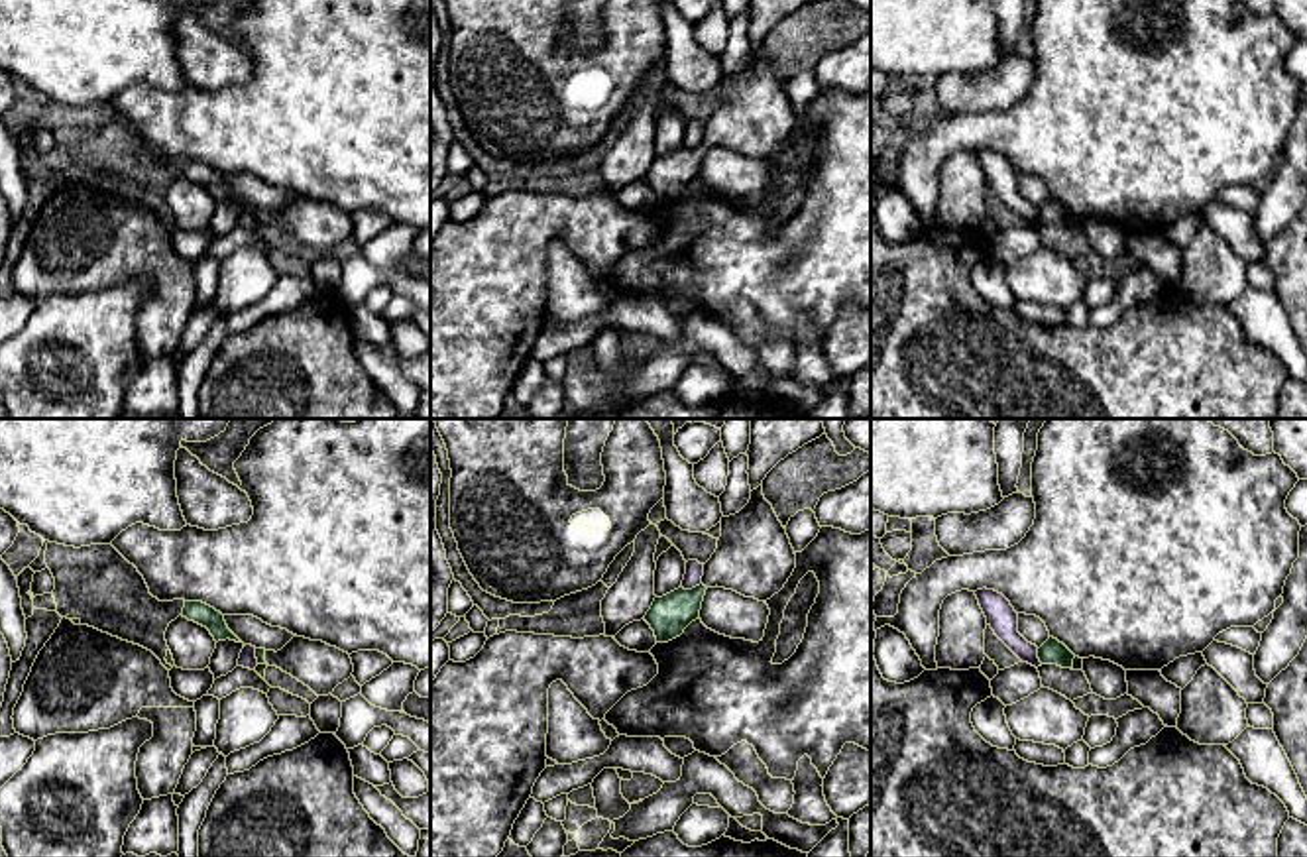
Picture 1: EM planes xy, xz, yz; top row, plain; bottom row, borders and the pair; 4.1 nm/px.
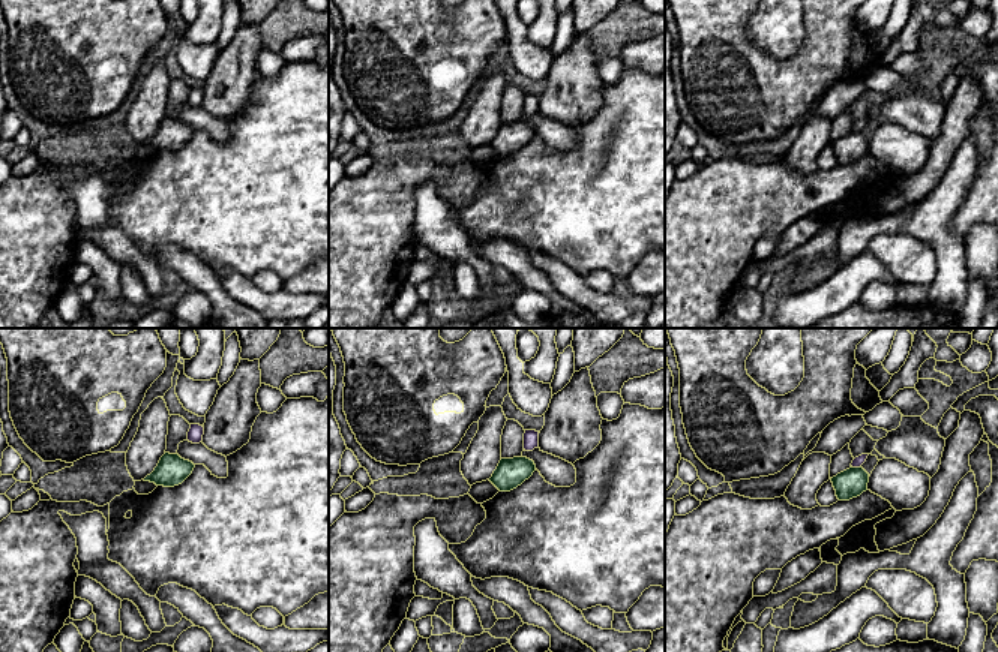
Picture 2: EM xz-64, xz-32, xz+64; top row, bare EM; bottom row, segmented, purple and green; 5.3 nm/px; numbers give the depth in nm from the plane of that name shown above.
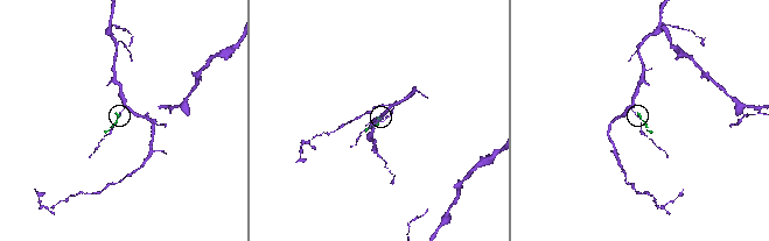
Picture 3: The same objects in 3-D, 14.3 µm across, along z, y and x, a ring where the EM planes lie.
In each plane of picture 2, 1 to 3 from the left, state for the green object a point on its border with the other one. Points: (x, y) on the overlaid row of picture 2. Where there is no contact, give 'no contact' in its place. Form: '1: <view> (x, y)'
1: no contact
2: no contact
3: xz+64 (856, 466)

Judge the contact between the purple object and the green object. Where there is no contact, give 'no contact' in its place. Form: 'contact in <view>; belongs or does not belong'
contact in xz; does not belong

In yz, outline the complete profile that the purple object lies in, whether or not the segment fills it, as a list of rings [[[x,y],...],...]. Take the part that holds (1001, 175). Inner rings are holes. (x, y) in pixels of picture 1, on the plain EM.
[[[977,149],[975,151],[979,165],[987,177],[987,185],[994,191],[994,195],[1022,220],[1032,226],[1042,226],[1038,218],[1038,206],[1028,202],[1018,193],[1018,173],[1010,165],[1010,161],[994,151],[994,149]]]

